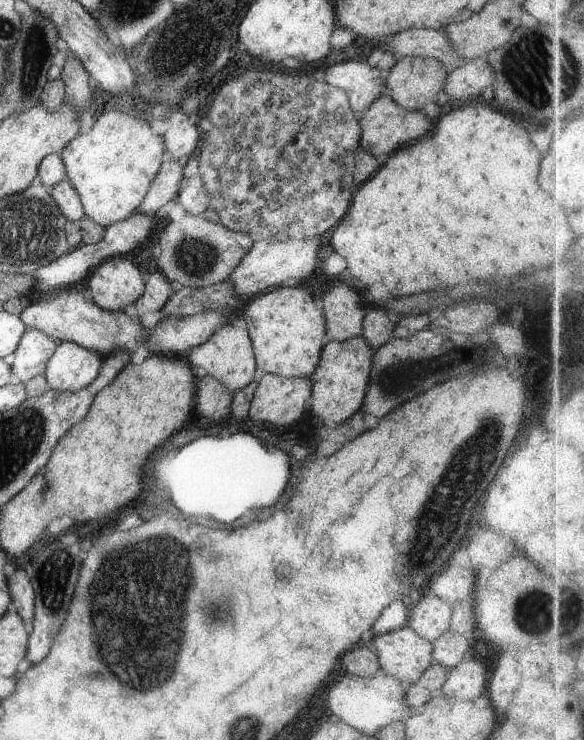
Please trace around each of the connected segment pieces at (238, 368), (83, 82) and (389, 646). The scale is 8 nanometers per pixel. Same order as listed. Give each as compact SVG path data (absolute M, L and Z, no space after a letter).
M232 322L219 328L204 344L188 350L183 358L193 369L202 366L208 375L220 380L232 393L246 388L259 375L248 330L241 323Z
M66 58L61 81L65 84L65 104L79 108L80 112L90 108L91 91L88 85L88 74L76 58Z
M410 627L375 635L372 641L378 650L382 673L400 680L406 687L416 684L434 662L433 643Z

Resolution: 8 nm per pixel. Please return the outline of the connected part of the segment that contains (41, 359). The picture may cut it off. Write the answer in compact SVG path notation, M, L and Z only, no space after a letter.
M27 329L12 353L12 373L23 384L46 372L48 360L56 352L59 342L36 329Z

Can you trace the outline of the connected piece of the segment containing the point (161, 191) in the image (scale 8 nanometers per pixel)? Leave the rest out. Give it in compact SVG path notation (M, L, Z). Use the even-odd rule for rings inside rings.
M170 158L163 159L160 172L151 182L151 186L144 196L142 204L134 214L155 214L164 204L178 198L184 181L184 161L174 162Z

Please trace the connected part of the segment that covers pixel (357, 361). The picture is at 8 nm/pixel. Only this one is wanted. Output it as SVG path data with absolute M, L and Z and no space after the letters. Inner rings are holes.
M363 335L342 342L330 340L324 345L318 368L310 377L314 379L312 411L315 415L330 422L330 425L338 425L361 410L371 379L374 353Z

